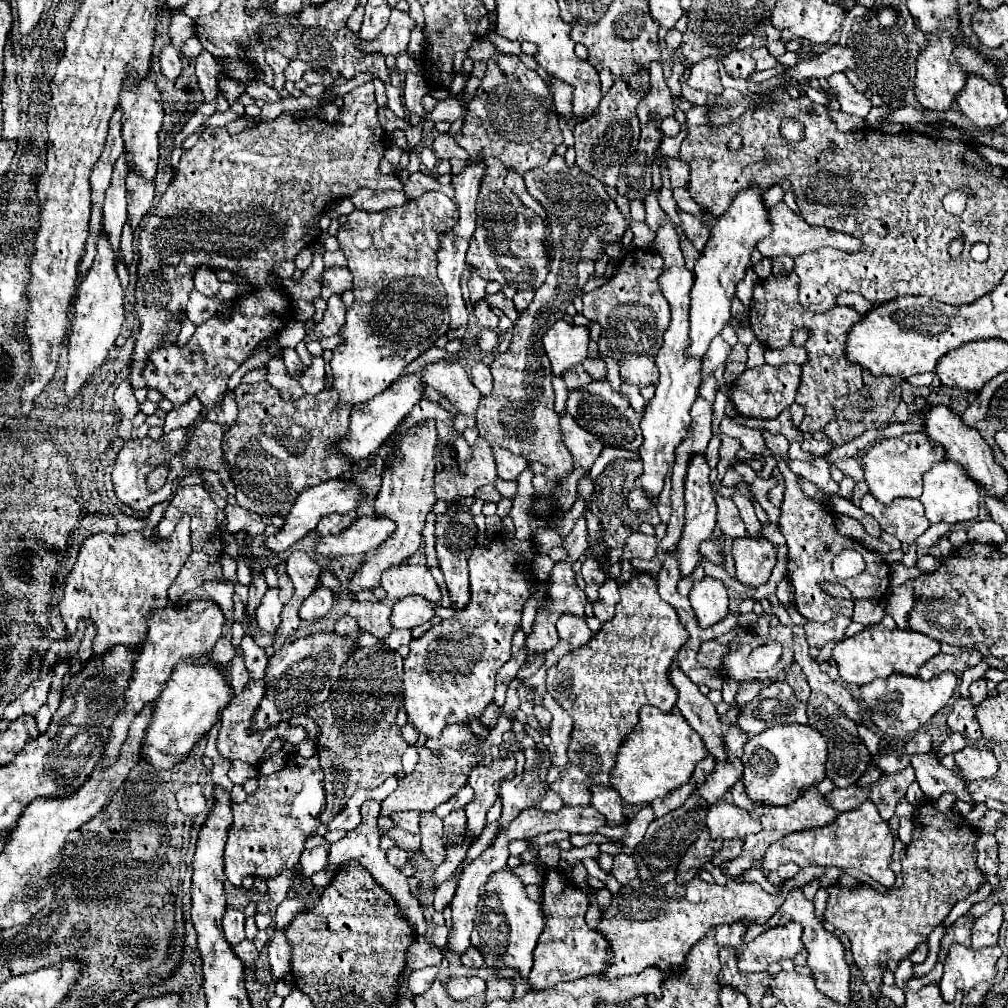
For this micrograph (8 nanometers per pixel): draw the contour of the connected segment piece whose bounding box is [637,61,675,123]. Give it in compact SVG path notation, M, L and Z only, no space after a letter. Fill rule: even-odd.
M653 61L653 65L649 65L649 73L651 73L651 89L637 105L641 123L647 123L651 119L651 113L657 113L657 119L665 119L675 113L671 107L671 91L665 83L661 61Z

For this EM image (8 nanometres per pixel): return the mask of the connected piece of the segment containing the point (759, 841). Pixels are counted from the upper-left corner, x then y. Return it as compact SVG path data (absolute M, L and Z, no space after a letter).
M811 787L809 791L805 791L797 801L789 803L789 805L783 805L783 807L775 807L775 805L753 805L753 809L759 809L759 823L761 823L761 831L757 835L747 835L745 837L745 845L743 845L743 853L735 859L731 859L725 867L725 873L729 879L737 881L737 879L743 879L743 873L749 871L751 867L759 865L763 855L765 855L765 849L775 843L777 839L793 833L793 831L801 831L801 829L811 829L811 827L823 827L823 825L829 825L837 813L825 803L823 795L817 791L817 787Z

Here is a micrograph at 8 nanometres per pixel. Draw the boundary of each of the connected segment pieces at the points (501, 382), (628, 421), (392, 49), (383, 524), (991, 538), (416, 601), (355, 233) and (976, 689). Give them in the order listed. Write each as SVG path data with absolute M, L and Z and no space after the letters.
M553 155L547 165L527 171L523 179L527 193L547 211L551 239L555 241L555 259L551 263L547 281L535 291L533 303L521 311L519 319L515 321L509 349L497 355L491 363L491 373L495 379L493 391L479 403L475 419L479 435L491 447L505 447L527 461L539 461L547 467L543 475L549 481L561 481L573 473L575 459L563 445L559 433L559 421L553 409L553 373L547 355L543 353L541 337L547 331L545 327L553 325L565 315L565 307L595 273L597 261L605 255L605 245L619 243L623 239L623 233L629 229L629 221L609 197L607 187L601 181L589 173L583 173L577 165L569 167L561 155Z
M593 381L593 383L585 385L583 389L569 391L565 409L575 417L575 421L583 429L587 429L593 435L599 433L599 441L603 441L605 445L623 447L623 449L629 449L629 451L637 453L637 449L643 443L641 427L639 427L641 413L635 413L633 407L629 405L629 401L623 399L617 391L613 391L607 381Z
M393 9L387 27L375 39L359 41L357 47L363 53L383 53L385 57L389 55L395 57L407 49L413 27L415 27L415 21L409 17L409 13Z
M363 515L357 521L351 523L349 529L343 529L343 533L321 537L317 541L317 551L323 557L341 557L341 555L355 555L355 553L367 553L371 549L377 549L391 533L395 531L395 521L383 515Z
M991 519L987 521L979 521L979 523L973 523L969 529L967 529L968 541L979 542L983 544L995 543L995 545L1001 545L1007 541L1007 535L1005 531Z
M403 597L393 605L393 629L413 629L417 625L423 625L425 621L435 617L437 607L439 603L433 603L425 597Z
M429 191L419 199L409 199L401 207L383 211L361 211L355 209L345 225L339 225L337 239L339 247L349 261L349 271L353 275L353 295L355 301L347 309L347 321L339 329L341 343L333 349L331 371L333 389L339 393L341 405L359 405L369 401L377 393L383 393L403 369L423 355L435 341L447 333L447 295L435 271L435 251L439 247L437 237L451 229L457 221L455 201L439 191Z
M973 681L971 687L969 687L969 691L971 691L971 701L973 701L975 705L979 705L979 703L987 697L987 683L983 683L983 681Z

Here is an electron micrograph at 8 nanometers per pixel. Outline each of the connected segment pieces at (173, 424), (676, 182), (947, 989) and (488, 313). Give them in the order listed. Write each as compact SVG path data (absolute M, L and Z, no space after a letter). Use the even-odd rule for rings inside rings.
M189 399L187 403L183 403L181 407L175 407L175 409L171 409L169 413L167 413L167 417L165 417L165 425L163 425L163 429L165 429L165 433L169 433L169 431L173 431L173 429L177 429L177 427L189 427L189 425L193 425L195 421L197 421L197 417L201 415L201 401L199 399Z
M667 157L665 159L665 167L669 171L669 179L671 179L671 187L687 187L689 183L689 163L681 157Z
M953 943L945 961L943 979L939 983L943 999L947 1003L953 1003L959 993L965 995L977 983L991 981L997 975L999 957L1001 949L997 945L973 951L969 947Z
M485 299L477 301L475 303L475 317L479 321L481 327L489 327L489 329L497 329L497 323L499 323L499 317L491 311L491 307L487 305Z

